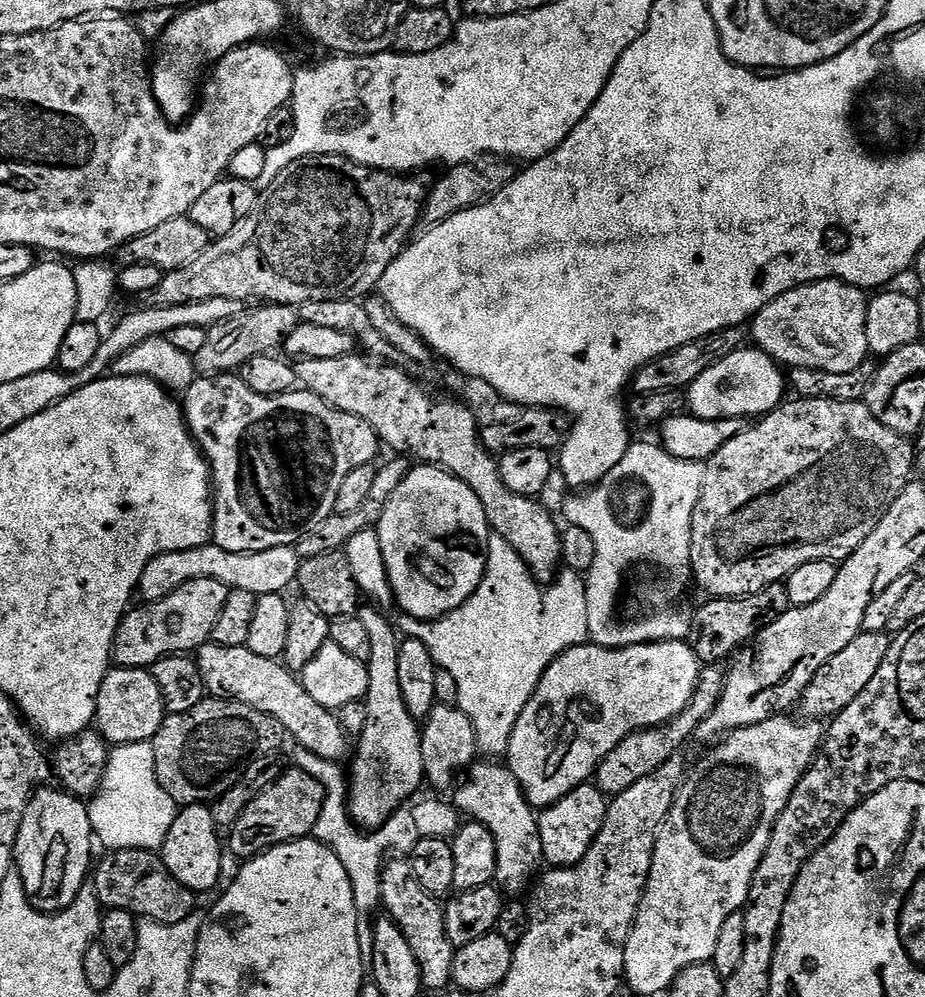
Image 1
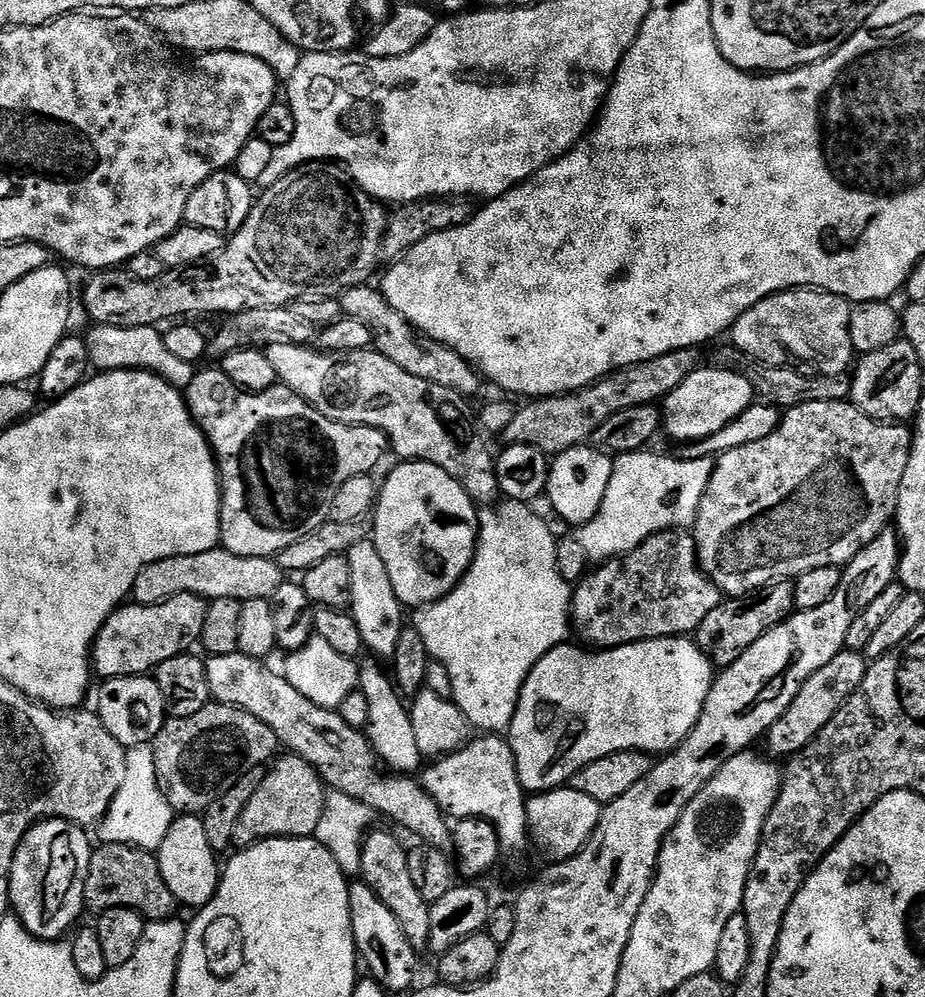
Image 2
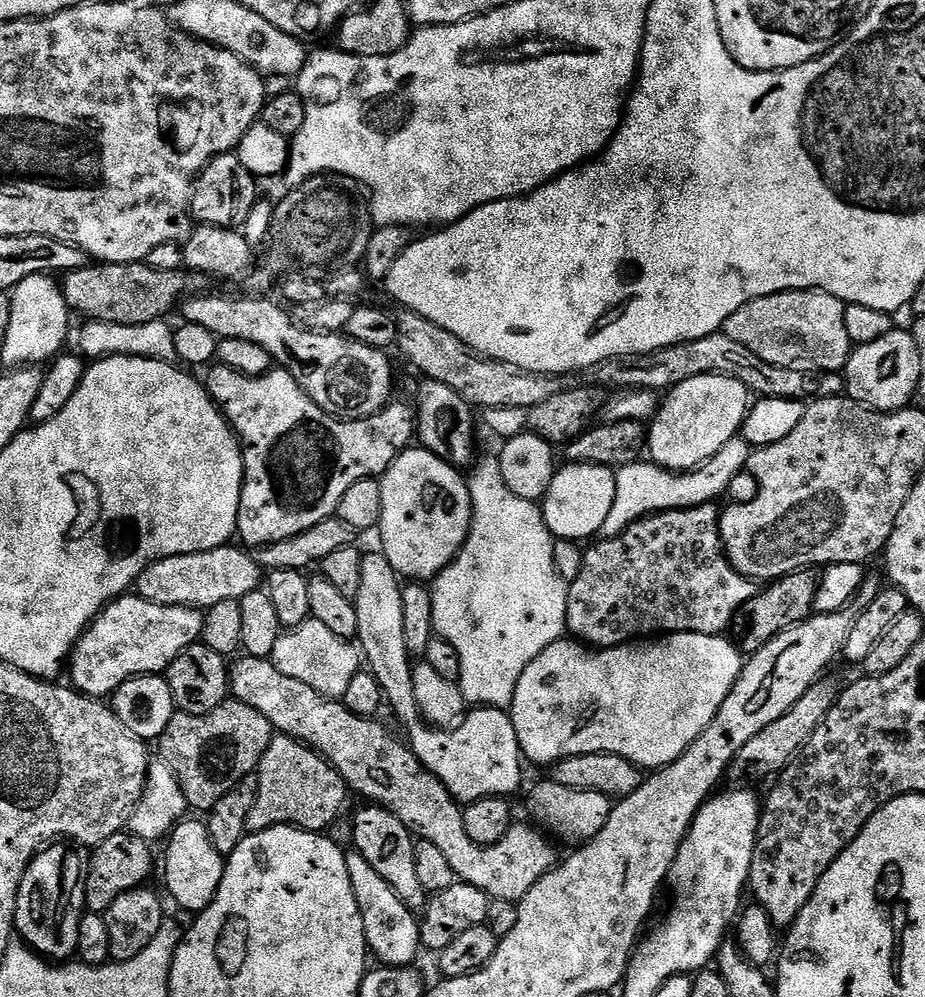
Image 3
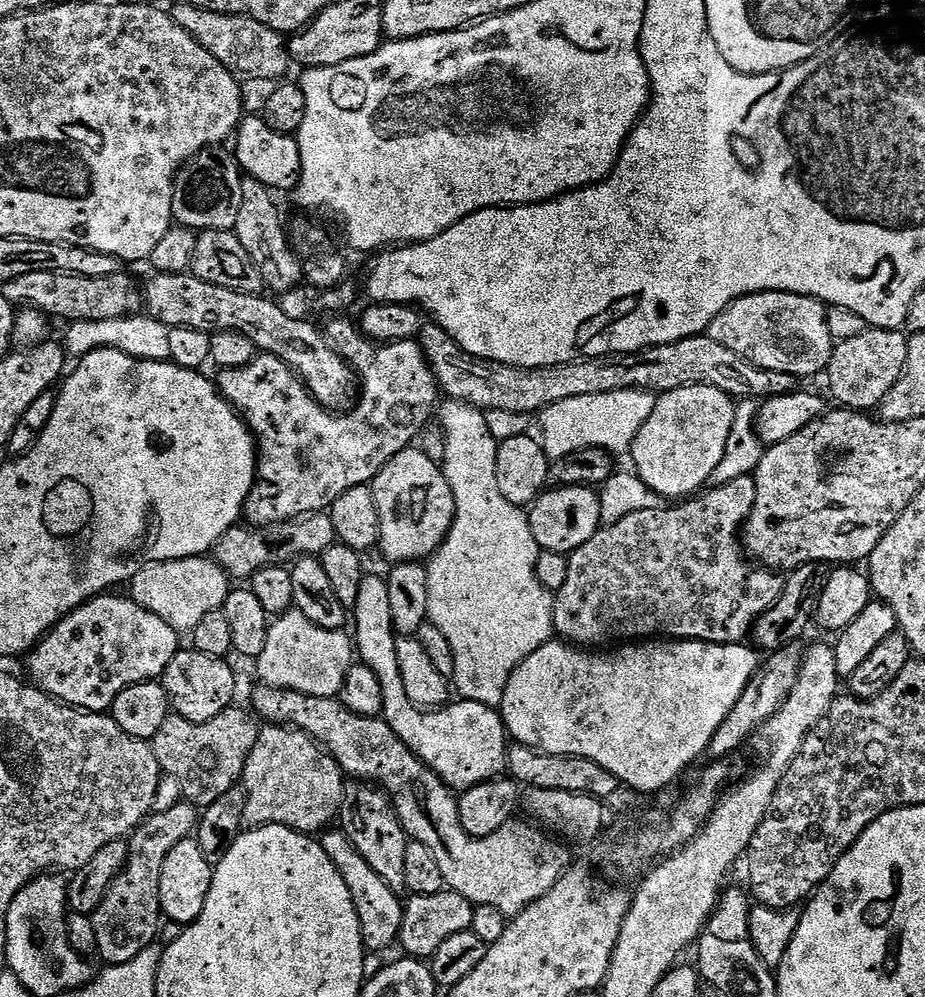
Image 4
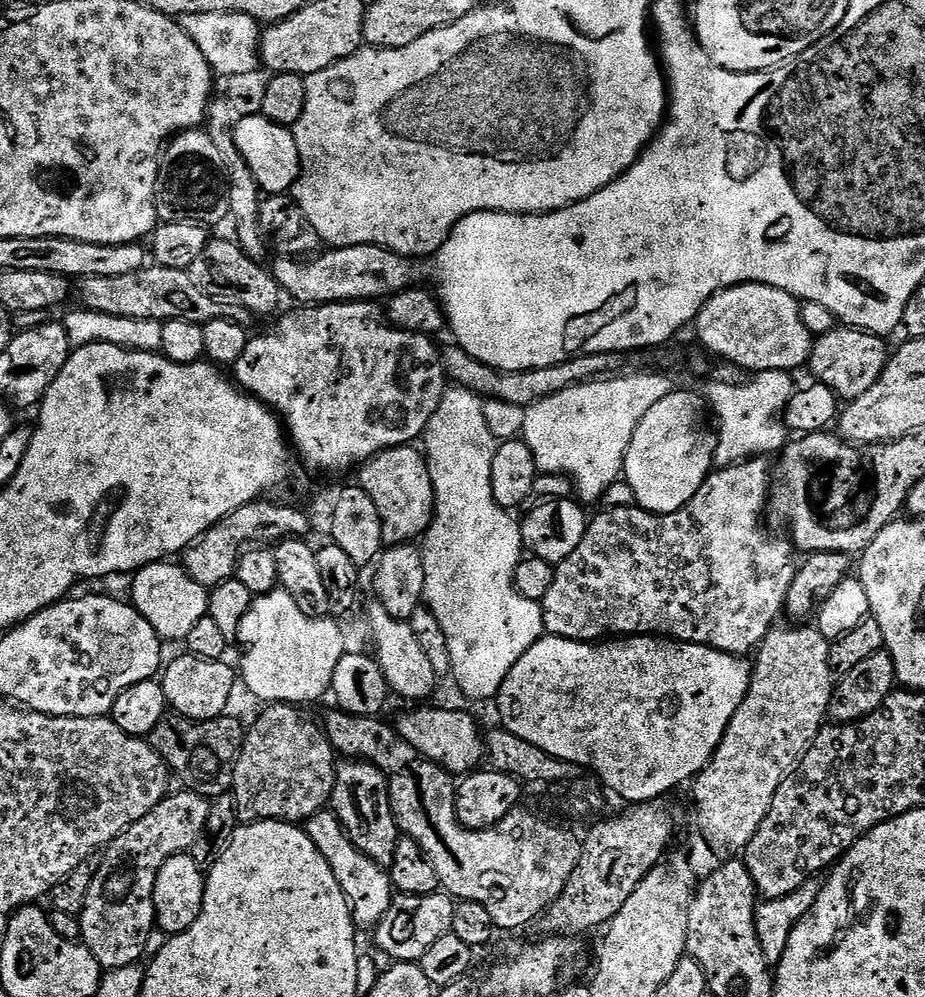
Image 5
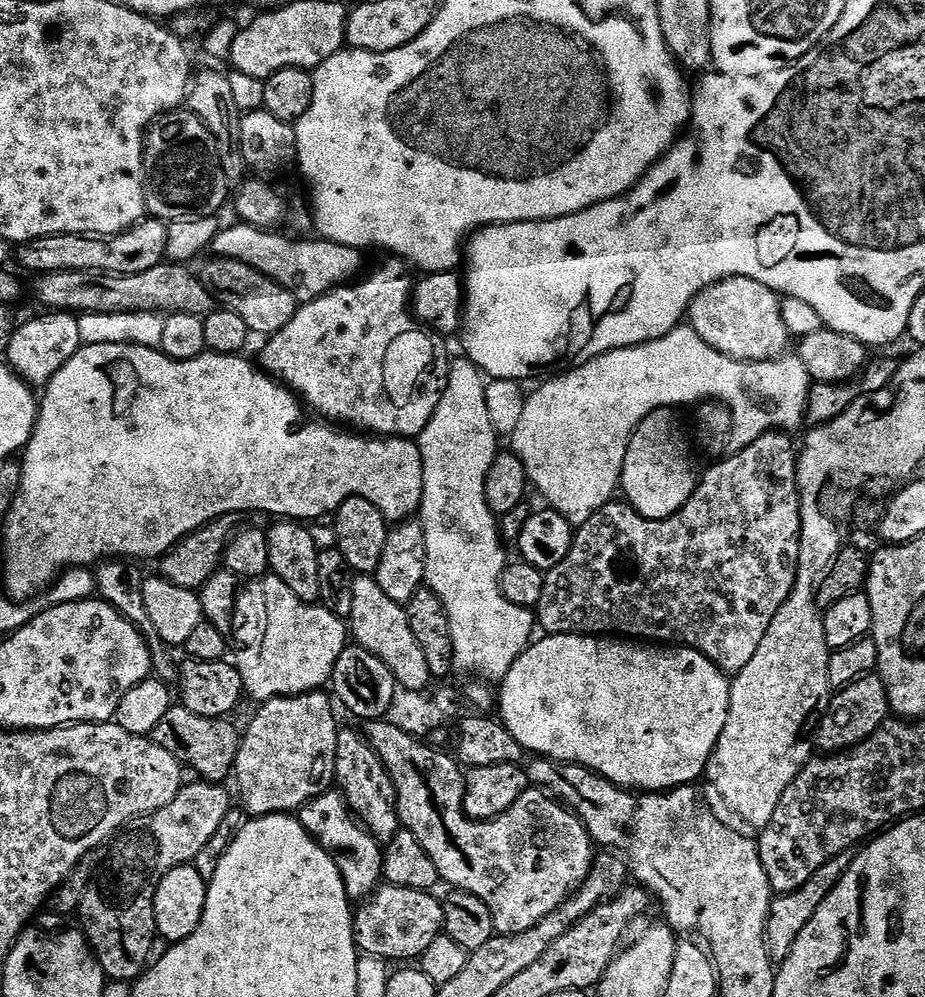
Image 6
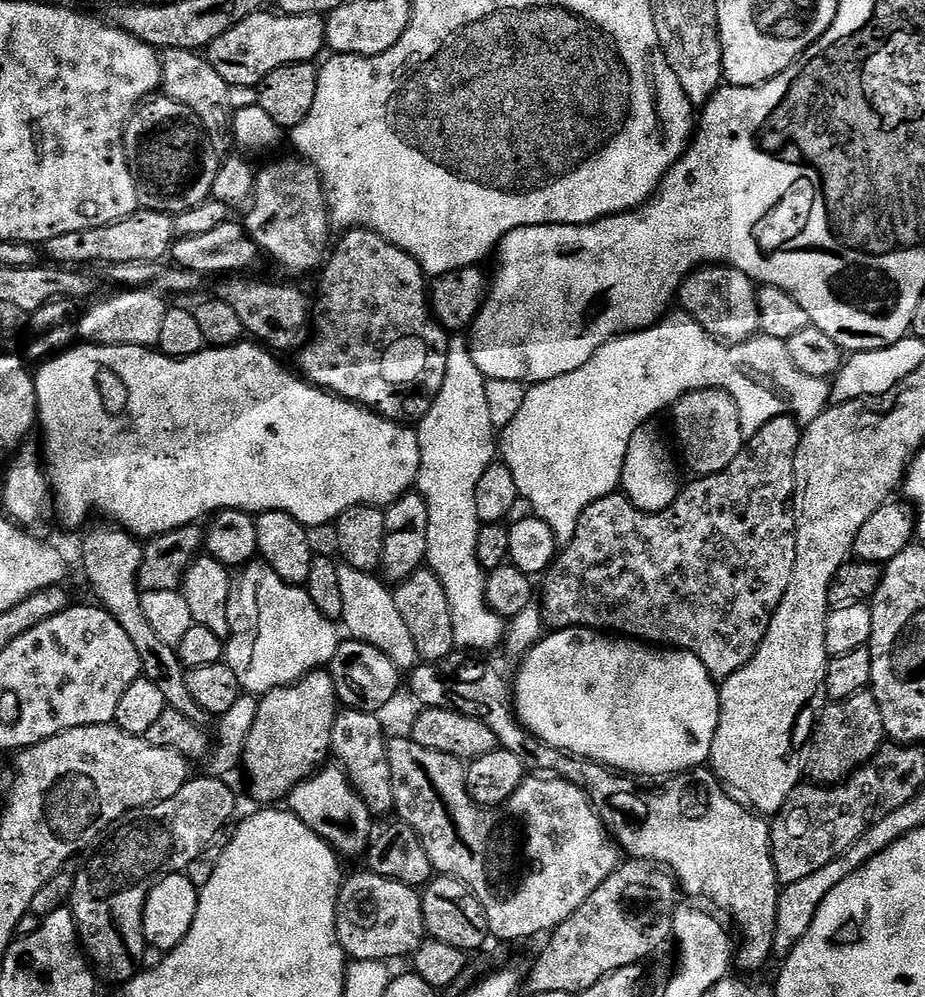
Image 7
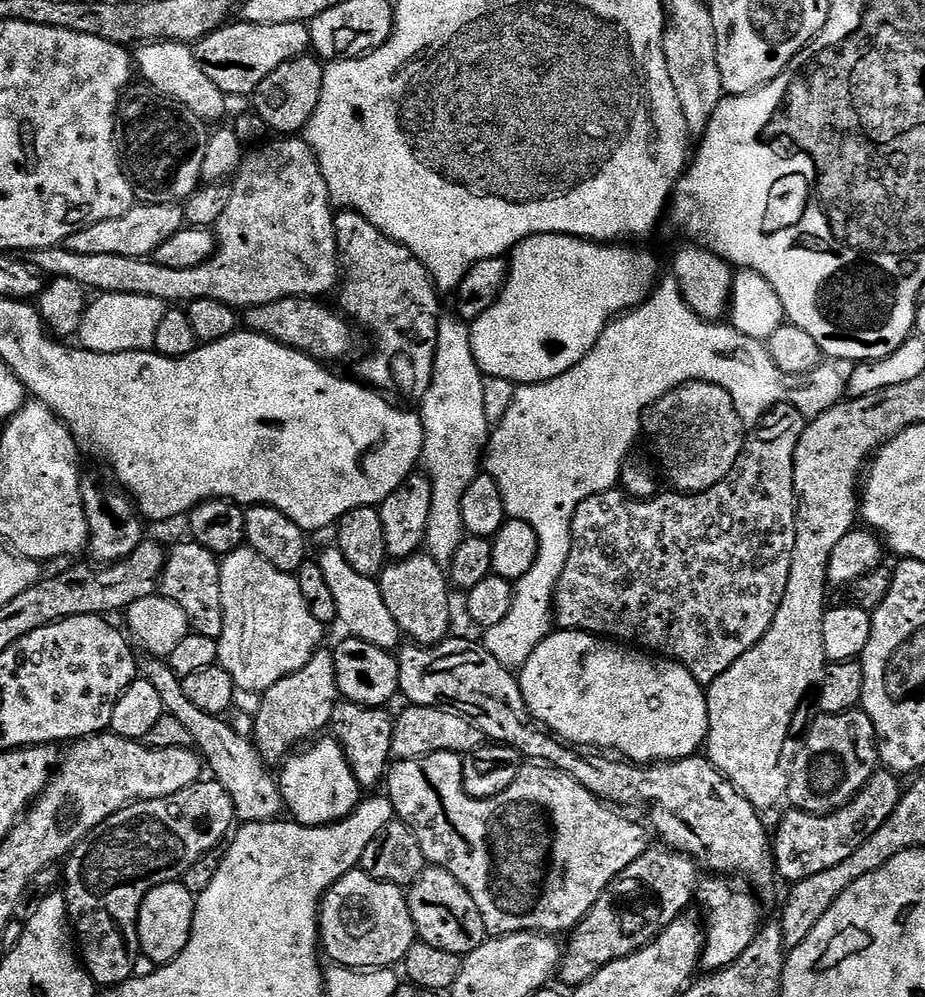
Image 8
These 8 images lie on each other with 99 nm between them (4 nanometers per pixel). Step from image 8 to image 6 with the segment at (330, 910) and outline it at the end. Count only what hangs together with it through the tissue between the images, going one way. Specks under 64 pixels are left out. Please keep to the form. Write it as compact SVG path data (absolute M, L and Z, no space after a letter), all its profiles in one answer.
M390 883L377 888L354 912L357 949L363 955L378 956L389 962L415 961L426 950L426 946L430 946L430 942L441 935L444 926L444 905L432 895L431 891L419 892Z

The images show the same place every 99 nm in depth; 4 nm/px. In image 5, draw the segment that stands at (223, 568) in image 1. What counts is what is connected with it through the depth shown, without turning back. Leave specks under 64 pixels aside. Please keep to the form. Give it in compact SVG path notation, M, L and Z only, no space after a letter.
M161 562L148 564L131 577L132 596L130 603L137 608L154 626L154 630L160 636L161 641L168 640L187 641L190 630L194 630L194 622L202 622L202 618L208 615L209 589L203 587L190 578L188 571L176 562Z

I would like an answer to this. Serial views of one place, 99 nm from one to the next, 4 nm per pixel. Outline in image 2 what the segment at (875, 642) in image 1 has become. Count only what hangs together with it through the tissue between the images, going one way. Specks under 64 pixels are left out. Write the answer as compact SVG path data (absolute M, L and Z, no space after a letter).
M841 650L834 658L830 658L830 662L826 662L826 666L822 666L822 670L810 674L802 690L798 690L794 702L790 702L786 714L782 714L782 718L778 718L778 722L774 722L772 729L766 733L769 748L767 751L776 758L791 758L797 752L804 751L804 747L827 726L830 718L837 716L845 702L855 696L869 667L869 661L863 651Z

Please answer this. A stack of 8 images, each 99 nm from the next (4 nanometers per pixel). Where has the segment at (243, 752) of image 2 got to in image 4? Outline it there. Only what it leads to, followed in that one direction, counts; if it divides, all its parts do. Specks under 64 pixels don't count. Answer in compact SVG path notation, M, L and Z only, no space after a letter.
M239 706L227 708L210 718L210 722L197 724L185 716L169 714L162 726L158 726L158 734L152 736L150 743L160 763L161 773L175 778L181 797L203 810L218 802L226 790L241 783L246 758L250 750L254 750L260 729L261 725L254 719L253 713L248 710L243 712Z

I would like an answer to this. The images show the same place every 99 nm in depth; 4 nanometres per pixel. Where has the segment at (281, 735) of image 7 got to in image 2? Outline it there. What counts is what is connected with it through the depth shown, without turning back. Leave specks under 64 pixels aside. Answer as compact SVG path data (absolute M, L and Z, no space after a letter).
M295 754L287 755L281 755L271 765L272 772L270 768L262 786L258 786L254 798L250 798L242 814L238 828L241 833L245 832L246 835L252 836L248 838L308 838L316 831L324 809L326 785L317 774L316 768L310 766L310 762Z

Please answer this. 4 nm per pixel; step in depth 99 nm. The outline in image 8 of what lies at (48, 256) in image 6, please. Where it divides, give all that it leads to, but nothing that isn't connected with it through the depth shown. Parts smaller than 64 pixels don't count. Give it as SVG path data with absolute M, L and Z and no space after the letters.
M137 203L122 218L110 218L106 222L86 226L86 230L66 241L66 247L74 254L122 254L122 258L148 258L158 250L158 246L162 246L162 242L166 242L166 238L174 238L185 224L181 205Z

